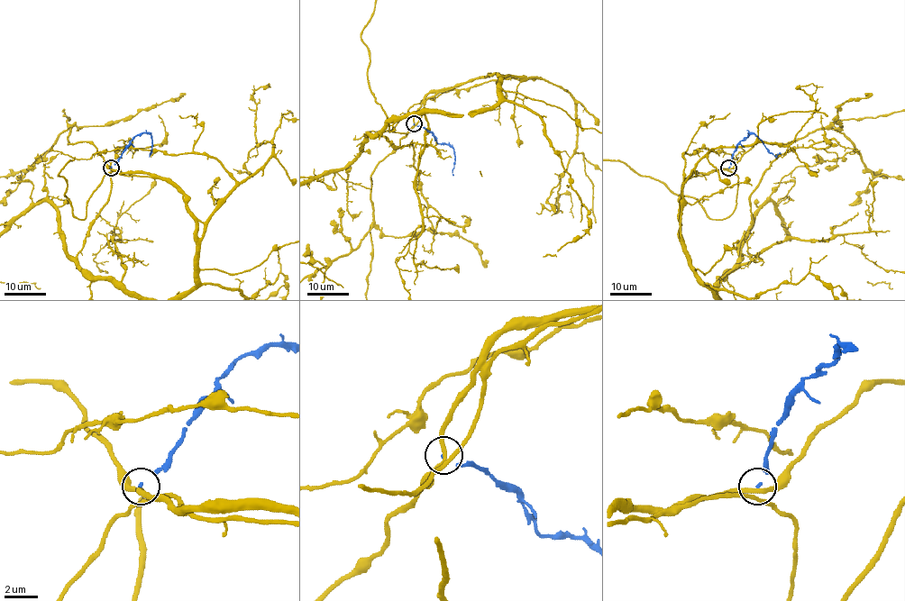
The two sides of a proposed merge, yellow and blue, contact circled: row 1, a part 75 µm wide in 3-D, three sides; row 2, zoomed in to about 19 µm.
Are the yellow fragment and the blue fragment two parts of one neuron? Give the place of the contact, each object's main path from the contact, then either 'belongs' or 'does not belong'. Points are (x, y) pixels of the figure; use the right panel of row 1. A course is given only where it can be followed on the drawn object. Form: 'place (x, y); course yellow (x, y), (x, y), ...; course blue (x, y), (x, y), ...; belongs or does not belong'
place (728, 168); course yellow (729, 168), (738, 177), (736, 208), (711, 219), (693, 197), (676, 195), (617, 160); course blue (729, 168), (735, 147), (750, 132), (774, 155), (781, 153); does not belong

